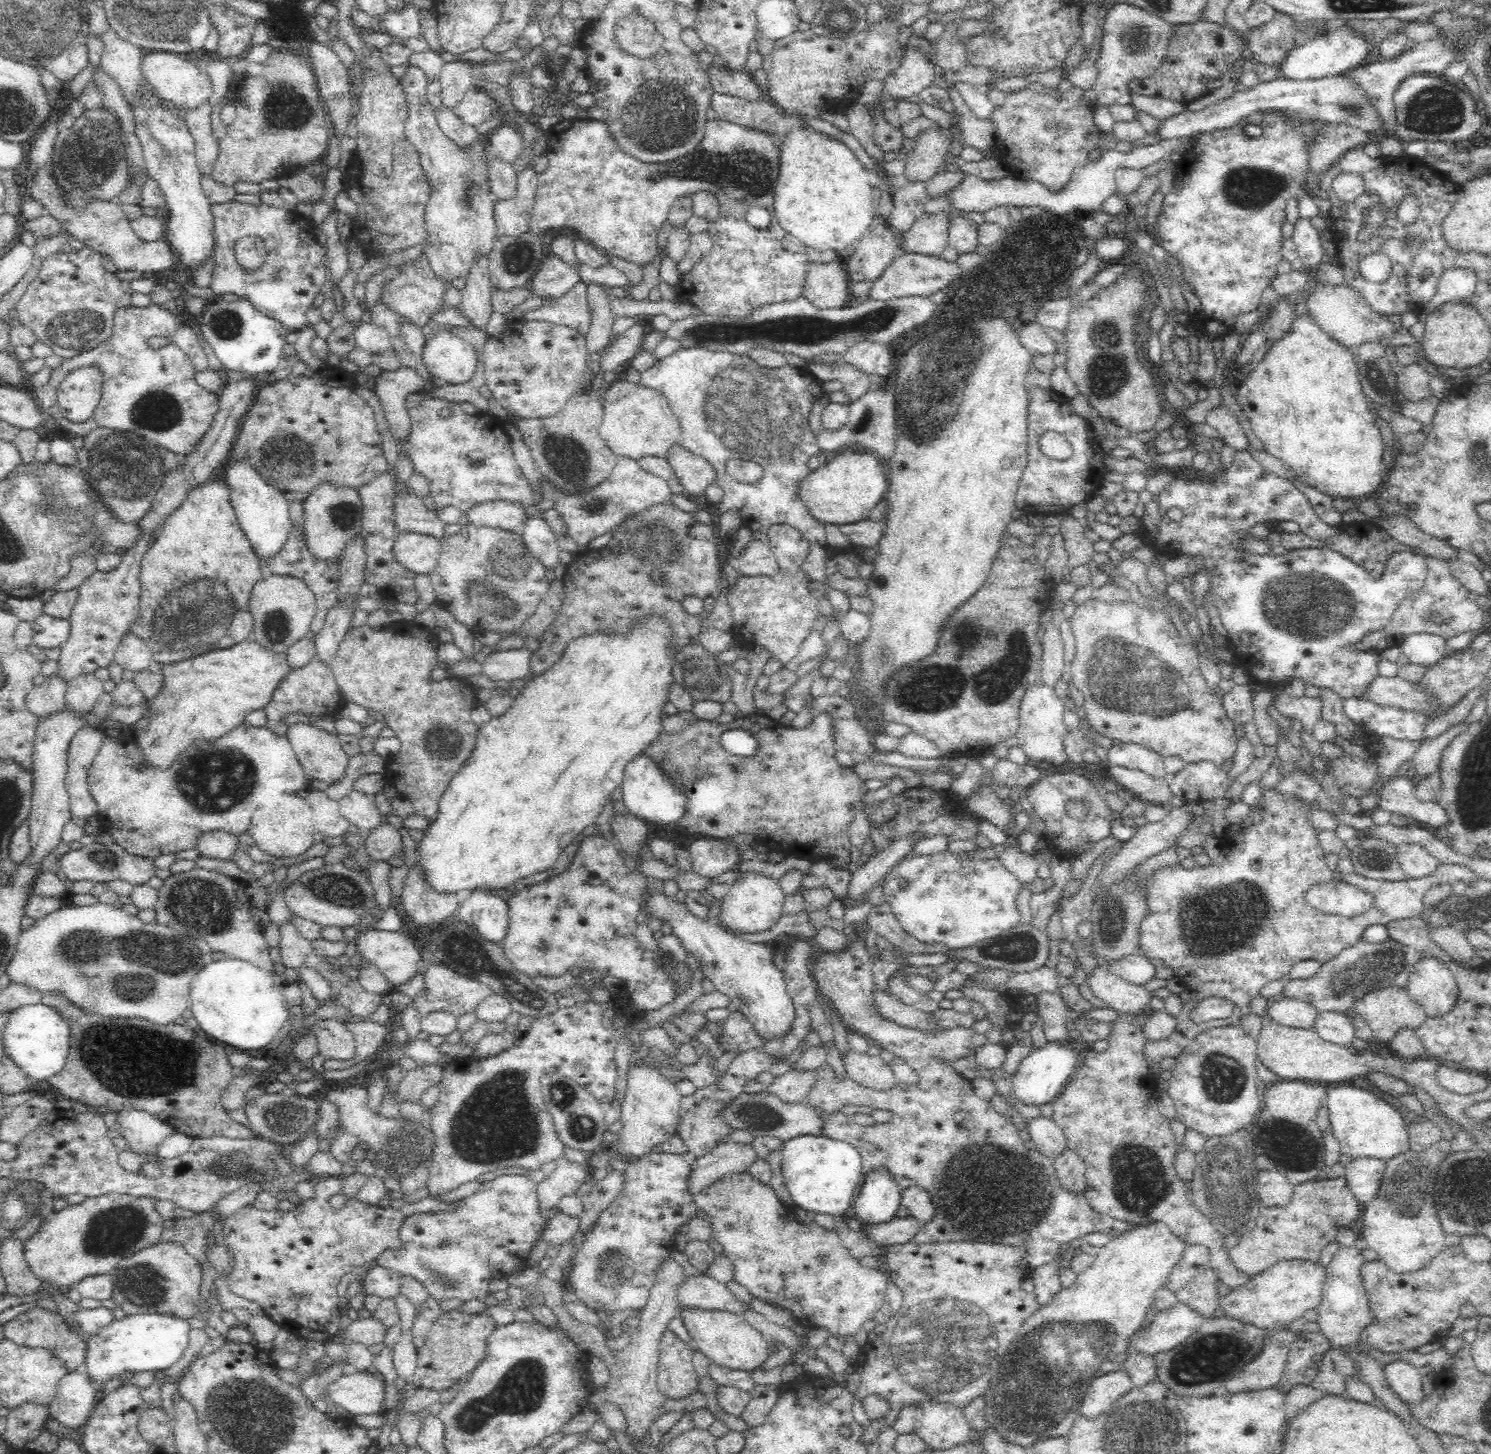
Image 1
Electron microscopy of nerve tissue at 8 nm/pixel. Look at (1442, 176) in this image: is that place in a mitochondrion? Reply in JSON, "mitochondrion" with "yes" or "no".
{"mitochondrion":"no"}

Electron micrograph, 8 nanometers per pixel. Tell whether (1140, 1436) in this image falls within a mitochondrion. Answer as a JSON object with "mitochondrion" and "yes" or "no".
{"mitochondrion":"yes"}

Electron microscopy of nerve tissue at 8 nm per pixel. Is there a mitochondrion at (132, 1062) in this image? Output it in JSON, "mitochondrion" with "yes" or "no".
{"mitochondrion":"yes"}

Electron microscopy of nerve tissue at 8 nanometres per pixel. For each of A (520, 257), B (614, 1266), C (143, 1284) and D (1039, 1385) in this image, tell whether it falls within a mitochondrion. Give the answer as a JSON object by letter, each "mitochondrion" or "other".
{"A":"mitochondrion","B":"mitochondrion","C":"mitochondrion","D":"mitochondrion"}

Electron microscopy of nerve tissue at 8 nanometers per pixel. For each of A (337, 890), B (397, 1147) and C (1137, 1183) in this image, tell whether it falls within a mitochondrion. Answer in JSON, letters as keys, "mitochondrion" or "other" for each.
{"A":"mitochondrion","B":"mitochondrion","C":"mitochondrion"}

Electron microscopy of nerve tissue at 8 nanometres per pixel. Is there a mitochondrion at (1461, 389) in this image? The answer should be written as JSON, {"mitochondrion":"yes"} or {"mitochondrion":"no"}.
{"mitochondrion":"no"}

